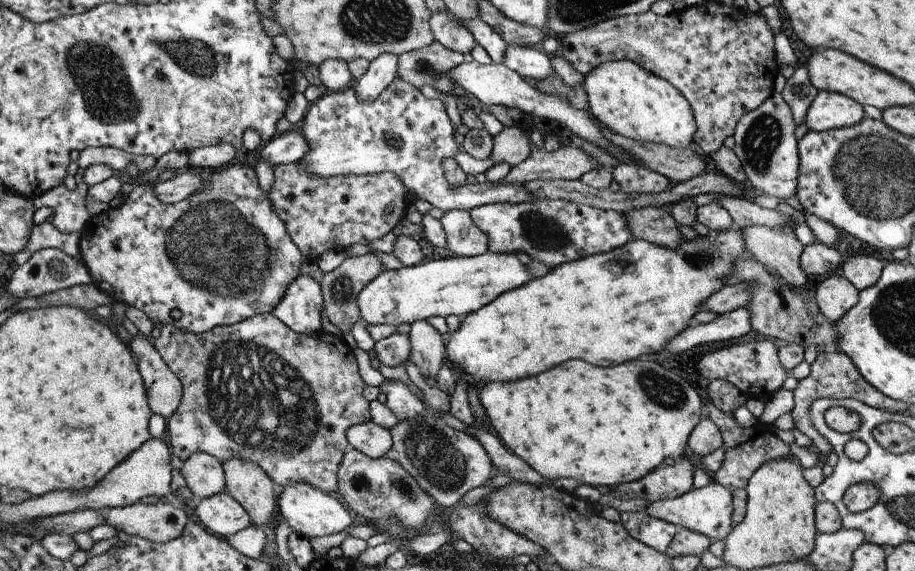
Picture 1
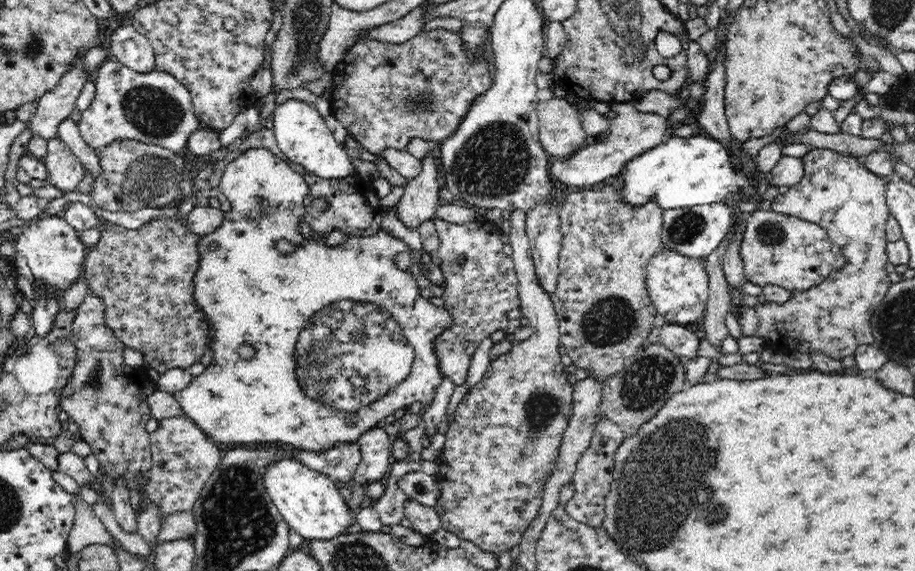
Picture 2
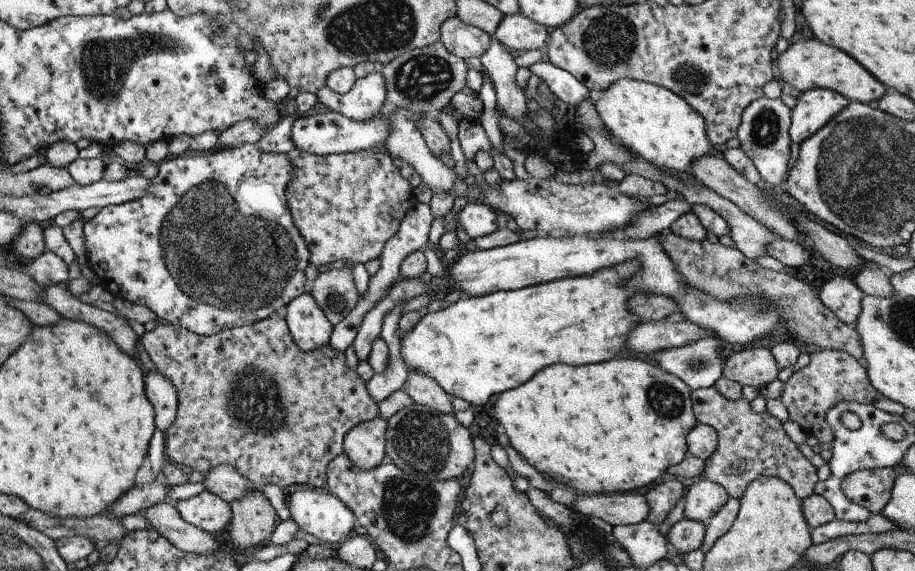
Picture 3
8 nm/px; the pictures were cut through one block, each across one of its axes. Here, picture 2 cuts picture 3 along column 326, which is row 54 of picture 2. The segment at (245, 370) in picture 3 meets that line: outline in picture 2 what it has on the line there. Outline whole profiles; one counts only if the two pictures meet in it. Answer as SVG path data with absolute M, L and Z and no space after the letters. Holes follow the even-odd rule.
M443 29L422 31L415 38L400 43L363 37L353 44L331 72L333 79L326 95L330 102L330 114L342 123L358 146L375 155L388 148L404 150L413 138L433 144L450 138L458 130L458 124L470 110L474 98L484 94L492 83L484 49L468 48L458 32Z

